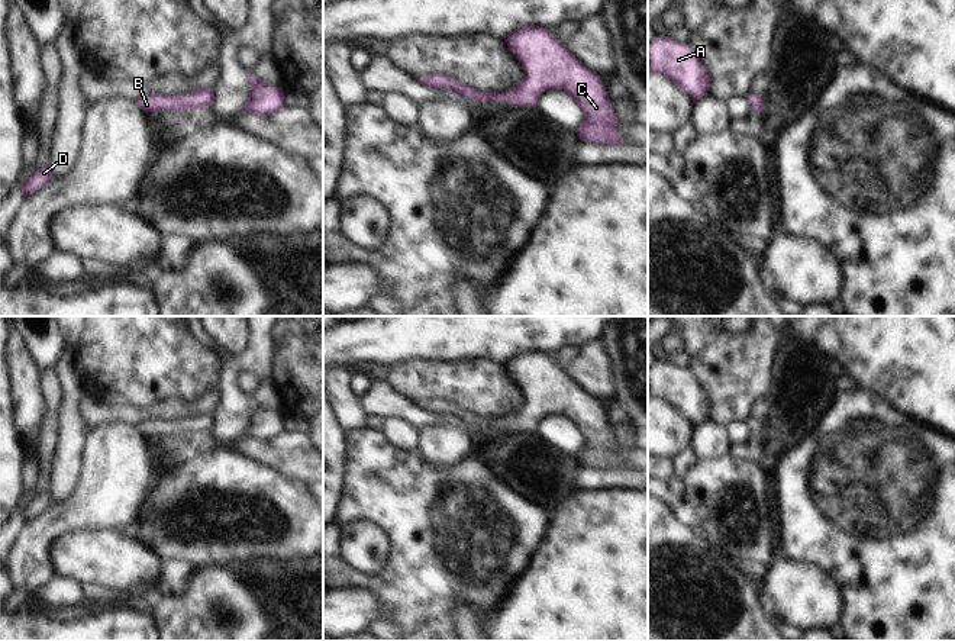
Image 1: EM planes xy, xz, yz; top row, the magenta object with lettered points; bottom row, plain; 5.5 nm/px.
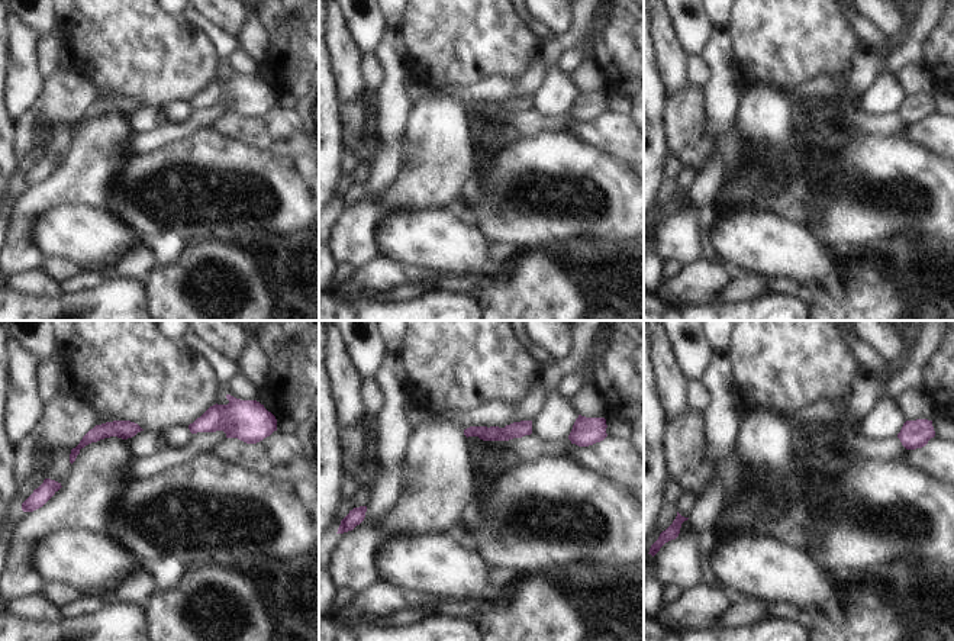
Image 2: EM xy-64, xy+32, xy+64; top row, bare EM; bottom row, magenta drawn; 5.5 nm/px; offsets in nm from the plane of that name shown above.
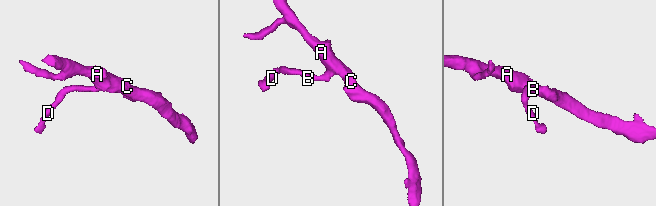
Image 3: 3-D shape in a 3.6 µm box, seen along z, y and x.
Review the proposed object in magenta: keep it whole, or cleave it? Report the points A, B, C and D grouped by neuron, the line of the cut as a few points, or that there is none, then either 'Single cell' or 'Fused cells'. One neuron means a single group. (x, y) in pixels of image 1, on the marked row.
Groups: A B C D. No split. Single cell

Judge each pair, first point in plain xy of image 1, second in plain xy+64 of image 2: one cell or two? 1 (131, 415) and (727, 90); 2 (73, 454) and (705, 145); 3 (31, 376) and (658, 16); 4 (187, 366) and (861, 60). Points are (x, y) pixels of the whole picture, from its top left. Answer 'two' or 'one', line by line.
1: two
2: two
3: one
4: two

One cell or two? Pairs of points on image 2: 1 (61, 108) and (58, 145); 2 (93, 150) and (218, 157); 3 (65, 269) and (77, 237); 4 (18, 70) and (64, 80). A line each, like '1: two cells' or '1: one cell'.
1: two cells
2: two cells
3: two cells
4: two cells

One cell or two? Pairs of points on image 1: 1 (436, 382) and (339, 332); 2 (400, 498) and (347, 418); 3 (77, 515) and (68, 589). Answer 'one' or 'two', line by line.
1: two
2: two
3: two

